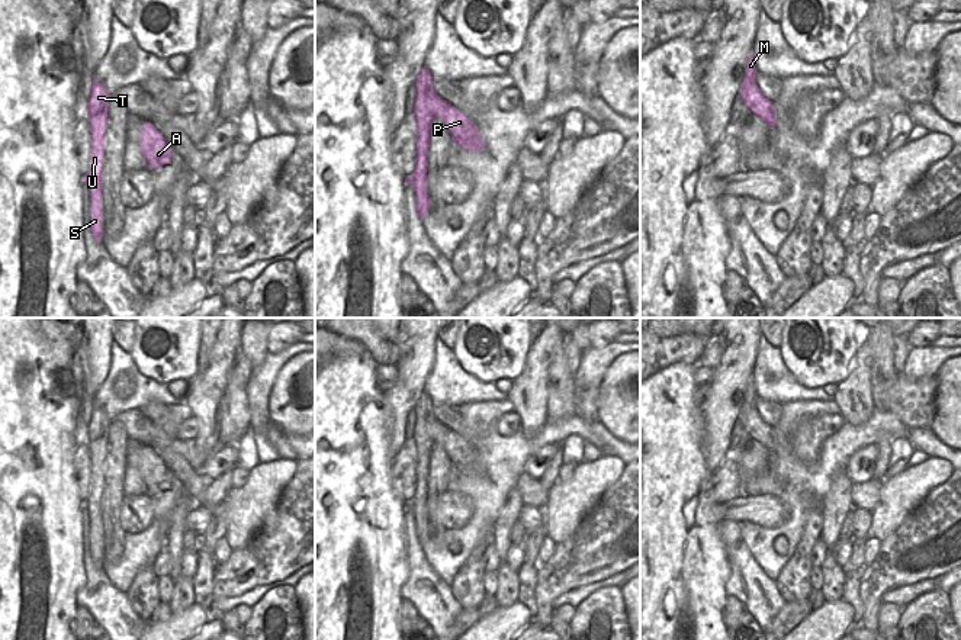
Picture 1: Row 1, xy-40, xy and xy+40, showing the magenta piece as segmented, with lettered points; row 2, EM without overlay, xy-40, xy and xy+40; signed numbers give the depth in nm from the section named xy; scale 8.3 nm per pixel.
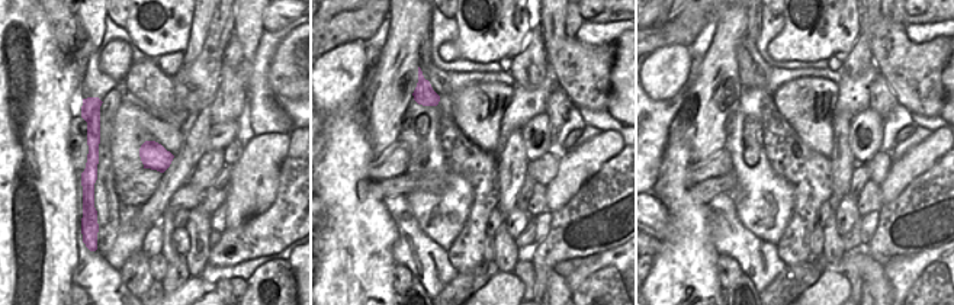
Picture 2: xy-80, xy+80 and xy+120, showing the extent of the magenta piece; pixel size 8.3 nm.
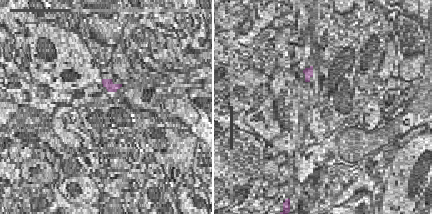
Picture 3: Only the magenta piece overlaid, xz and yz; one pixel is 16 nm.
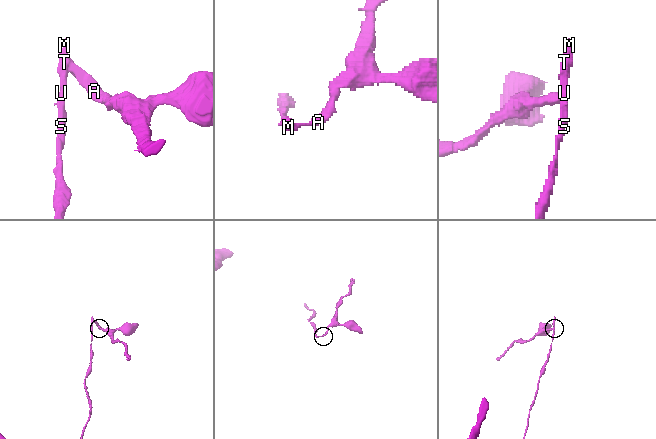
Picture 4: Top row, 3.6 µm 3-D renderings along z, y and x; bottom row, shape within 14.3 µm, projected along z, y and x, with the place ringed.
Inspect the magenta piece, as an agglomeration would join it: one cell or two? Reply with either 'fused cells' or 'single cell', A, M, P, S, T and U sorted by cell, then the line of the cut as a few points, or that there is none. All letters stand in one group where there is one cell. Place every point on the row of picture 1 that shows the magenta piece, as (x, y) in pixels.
fused cells; A P / M S T U; cut in xy along (446, 102), (434, 106), (433, 116)

